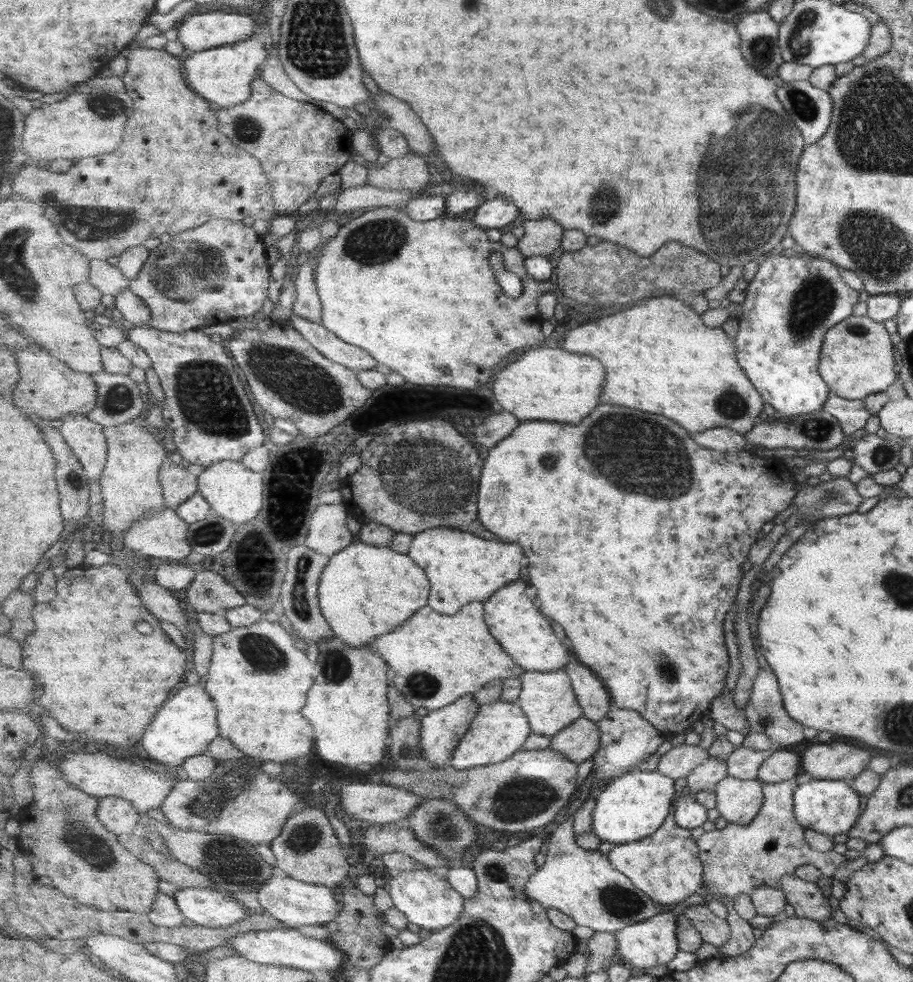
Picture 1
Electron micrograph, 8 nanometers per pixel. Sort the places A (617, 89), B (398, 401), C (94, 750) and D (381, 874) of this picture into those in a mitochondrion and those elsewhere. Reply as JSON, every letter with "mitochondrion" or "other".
{"A":"other","B":"other","C":"other","D":"other"}

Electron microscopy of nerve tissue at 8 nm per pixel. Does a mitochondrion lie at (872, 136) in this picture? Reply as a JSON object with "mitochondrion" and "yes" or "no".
{"mitochondrion":"yes"}

